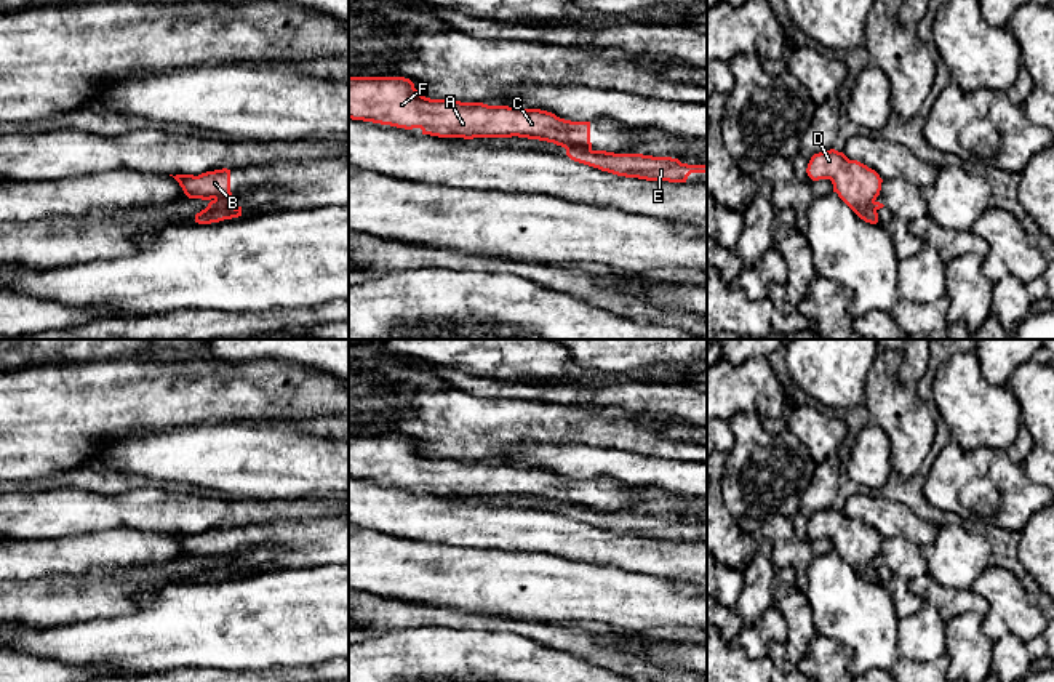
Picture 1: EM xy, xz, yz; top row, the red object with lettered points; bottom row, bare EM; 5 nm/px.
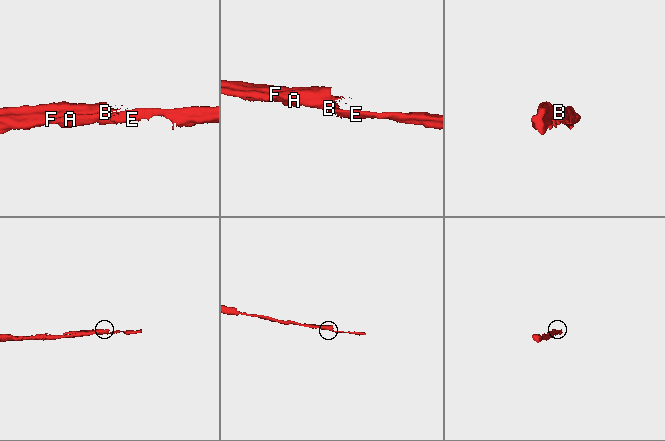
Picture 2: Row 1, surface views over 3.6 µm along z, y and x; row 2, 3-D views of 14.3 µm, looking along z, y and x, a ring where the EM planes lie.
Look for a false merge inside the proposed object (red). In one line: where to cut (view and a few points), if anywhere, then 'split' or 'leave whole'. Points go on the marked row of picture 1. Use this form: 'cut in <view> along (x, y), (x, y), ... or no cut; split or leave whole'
cut in xz along (566, 148), (590, 151); split

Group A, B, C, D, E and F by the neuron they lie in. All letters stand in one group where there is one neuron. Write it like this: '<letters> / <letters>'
A B C D F / E

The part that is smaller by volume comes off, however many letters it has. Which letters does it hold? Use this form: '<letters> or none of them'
E

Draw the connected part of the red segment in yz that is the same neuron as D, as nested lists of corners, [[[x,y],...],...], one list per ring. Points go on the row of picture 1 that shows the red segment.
[[[835,149],[814,154],[806,168],[812,181],[830,179],[833,192],[865,223],[876,224],[875,200],[880,195],[883,179],[867,165],[849,160]]]

